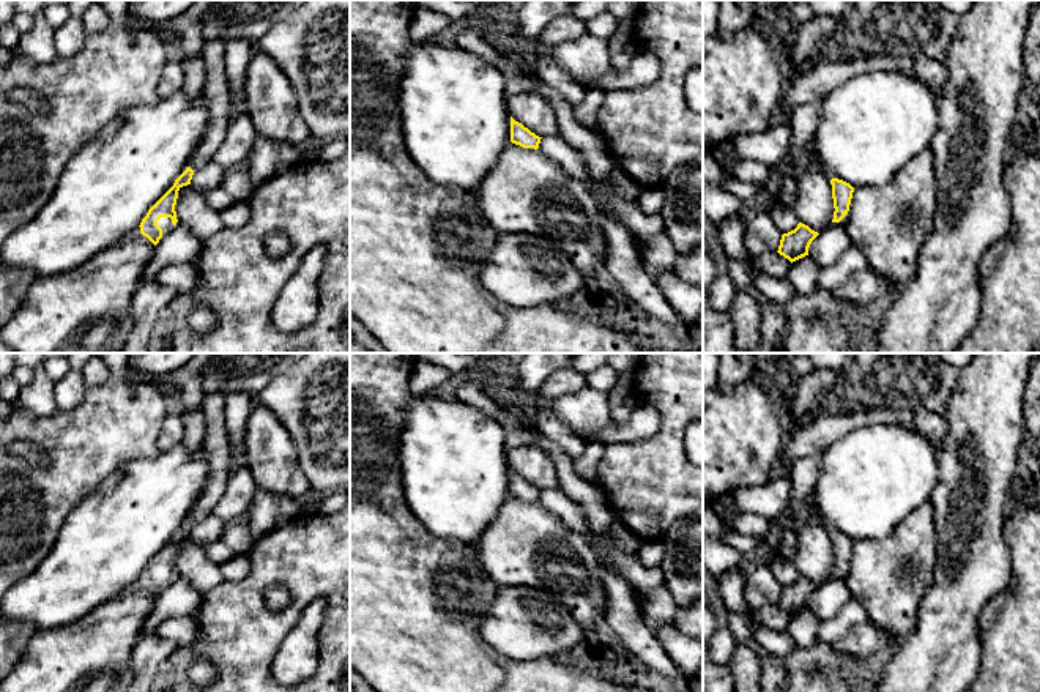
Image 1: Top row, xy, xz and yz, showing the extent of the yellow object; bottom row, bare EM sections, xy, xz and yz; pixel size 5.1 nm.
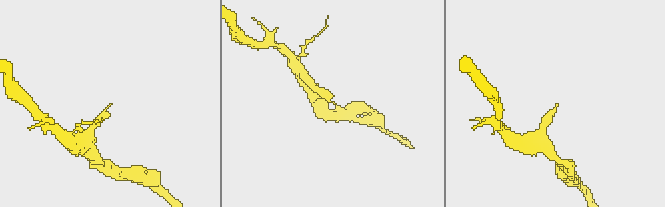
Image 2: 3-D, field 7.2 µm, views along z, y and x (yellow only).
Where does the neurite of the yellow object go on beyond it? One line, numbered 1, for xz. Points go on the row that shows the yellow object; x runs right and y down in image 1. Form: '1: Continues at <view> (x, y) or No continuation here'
1: No continuation here

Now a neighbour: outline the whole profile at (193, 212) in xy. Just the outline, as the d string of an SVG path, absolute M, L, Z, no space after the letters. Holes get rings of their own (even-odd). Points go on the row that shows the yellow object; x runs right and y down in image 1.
M191 184L180 188L175 211L178 222L200 243L224 229L221 214L210 208L202 194L195 192Z

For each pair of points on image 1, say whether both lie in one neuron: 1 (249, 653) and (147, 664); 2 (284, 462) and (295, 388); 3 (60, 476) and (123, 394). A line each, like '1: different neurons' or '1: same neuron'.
1: different neurons
2: different neurons
3: same neuron

